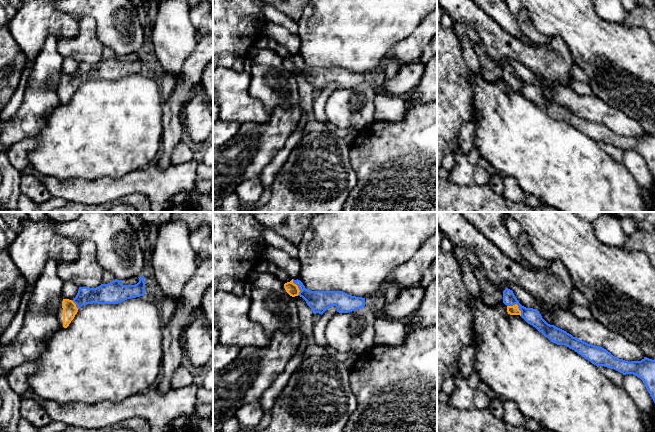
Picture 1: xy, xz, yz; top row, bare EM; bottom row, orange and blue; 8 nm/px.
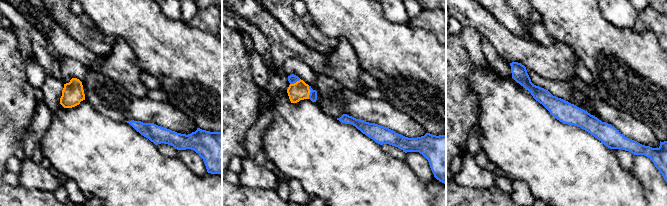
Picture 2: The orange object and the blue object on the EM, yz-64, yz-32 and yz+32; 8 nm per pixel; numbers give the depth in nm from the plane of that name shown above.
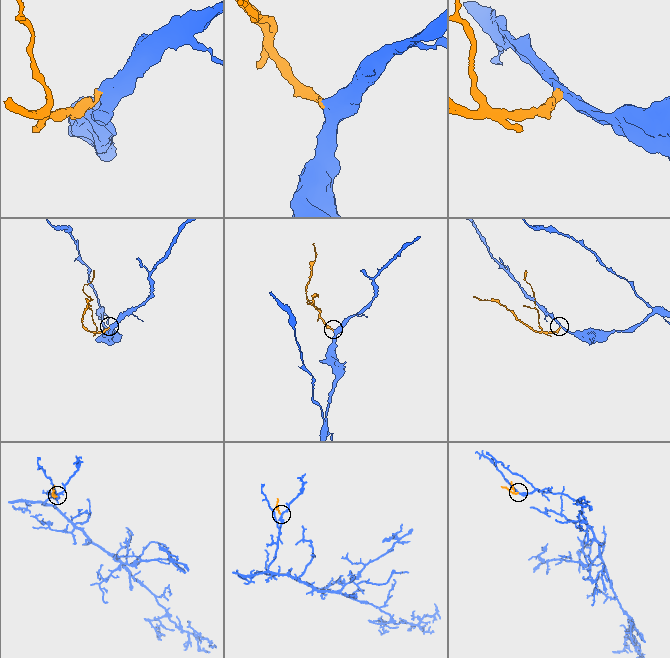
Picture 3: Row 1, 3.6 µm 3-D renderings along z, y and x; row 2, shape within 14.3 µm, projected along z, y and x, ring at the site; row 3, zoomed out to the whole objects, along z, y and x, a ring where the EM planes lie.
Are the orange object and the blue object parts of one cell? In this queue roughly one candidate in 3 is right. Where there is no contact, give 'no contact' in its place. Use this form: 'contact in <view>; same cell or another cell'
contact in yz; same cell

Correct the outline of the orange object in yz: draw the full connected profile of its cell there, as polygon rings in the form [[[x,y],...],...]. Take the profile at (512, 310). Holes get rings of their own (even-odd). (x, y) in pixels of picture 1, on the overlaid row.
[[[508,288],[503,291],[503,303],[507,306],[508,314],[520,315],[551,342],[569,347],[597,367],[604,366],[623,375],[633,374],[637,376],[643,381],[655,403],[655,359],[644,357],[641,361],[628,362],[613,356],[602,347],[579,340],[566,331],[548,324],[537,309],[522,306],[513,291]]]

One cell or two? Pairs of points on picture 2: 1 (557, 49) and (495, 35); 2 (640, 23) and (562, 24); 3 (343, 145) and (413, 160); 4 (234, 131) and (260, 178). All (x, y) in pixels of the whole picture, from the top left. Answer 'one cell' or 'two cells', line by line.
1: one cell
2: two cells
3: two cells
4: two cells

